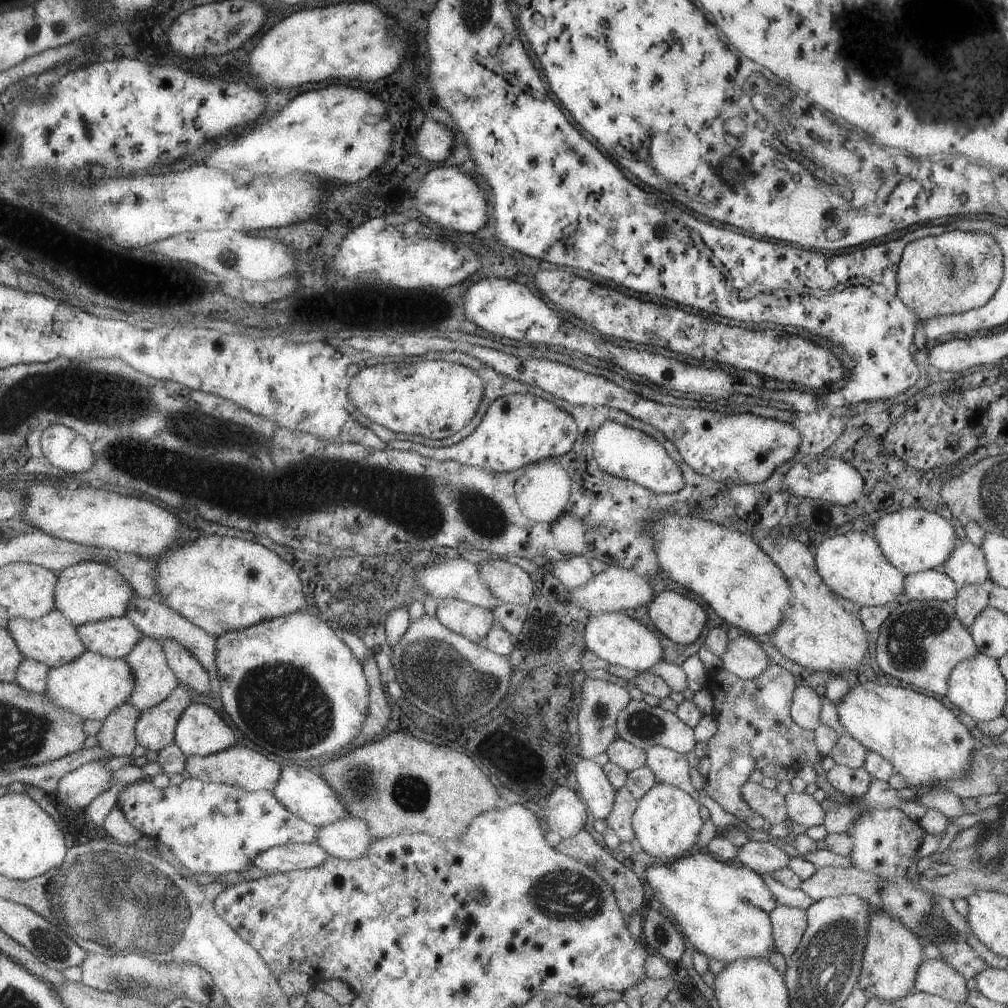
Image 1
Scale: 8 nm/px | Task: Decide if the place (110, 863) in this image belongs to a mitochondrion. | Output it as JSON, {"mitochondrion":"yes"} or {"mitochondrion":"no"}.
{"mitochondrion":"yes"}

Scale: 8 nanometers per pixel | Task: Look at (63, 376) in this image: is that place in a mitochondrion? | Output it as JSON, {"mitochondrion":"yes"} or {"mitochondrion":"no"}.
{"mitochondrion":"yes"}

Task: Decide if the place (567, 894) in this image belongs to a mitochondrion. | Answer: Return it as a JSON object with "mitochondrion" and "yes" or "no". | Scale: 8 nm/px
{"mitochondrion":"yes"}

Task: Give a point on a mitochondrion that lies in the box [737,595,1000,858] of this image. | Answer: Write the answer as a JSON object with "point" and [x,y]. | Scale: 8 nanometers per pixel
{"point":[911,632]}

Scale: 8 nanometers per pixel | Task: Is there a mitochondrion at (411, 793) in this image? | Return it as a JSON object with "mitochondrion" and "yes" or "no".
{"mitochondrion":"yes"}

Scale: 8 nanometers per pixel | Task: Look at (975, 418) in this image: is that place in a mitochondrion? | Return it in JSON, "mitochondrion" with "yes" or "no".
{"mitochondrion":"no"}

